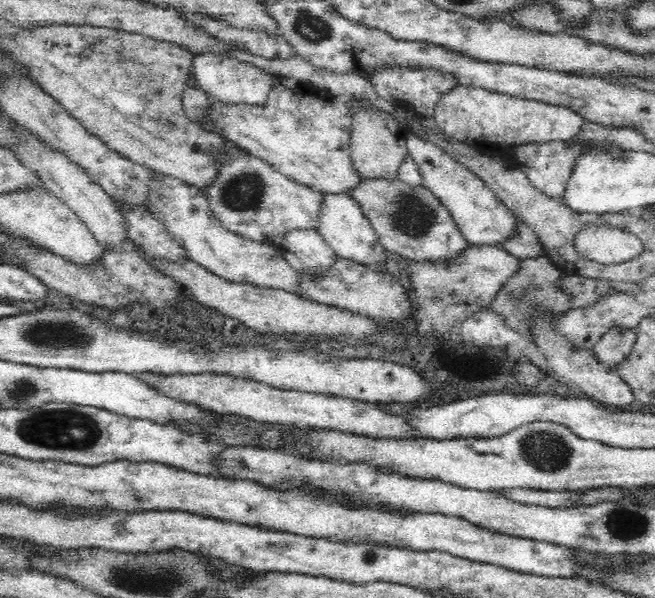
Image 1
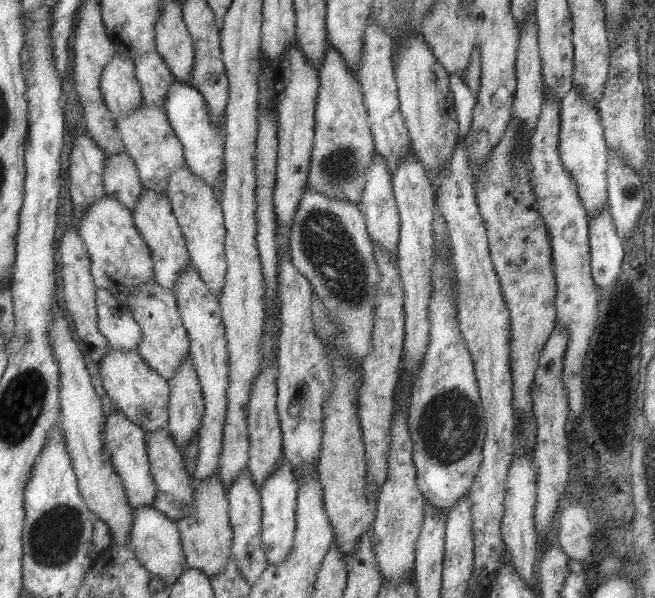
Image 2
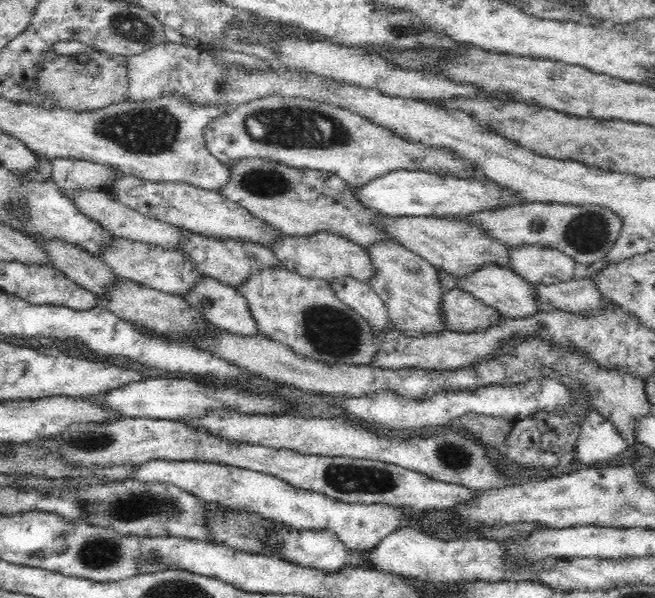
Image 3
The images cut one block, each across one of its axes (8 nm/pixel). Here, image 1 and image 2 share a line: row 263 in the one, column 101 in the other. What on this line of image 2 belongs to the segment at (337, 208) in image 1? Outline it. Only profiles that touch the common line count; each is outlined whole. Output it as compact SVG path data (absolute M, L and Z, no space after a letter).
M111 350L105 360L98 365L102 386L113 404L135 424L151 433L167 429L169 426L169 400L172 399L172 386L161 373L155 372L140 352Z

